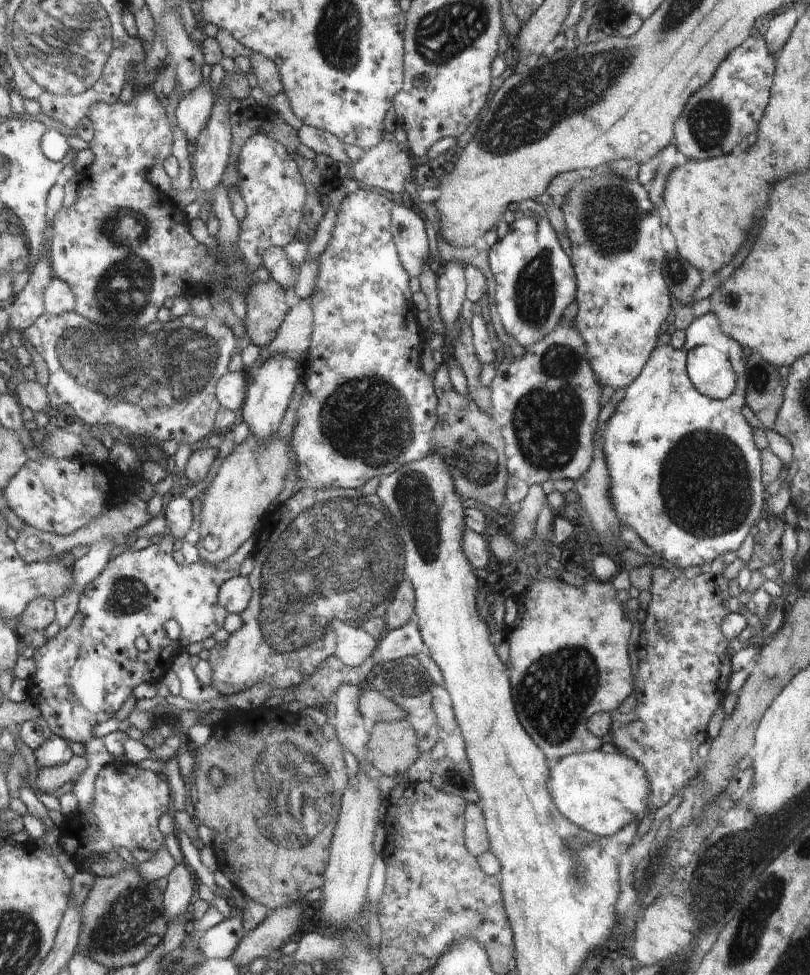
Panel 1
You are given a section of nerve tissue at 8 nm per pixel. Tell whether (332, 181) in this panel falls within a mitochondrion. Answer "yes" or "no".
no

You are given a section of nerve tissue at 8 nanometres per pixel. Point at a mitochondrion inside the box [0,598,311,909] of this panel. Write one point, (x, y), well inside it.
(167, 717)

